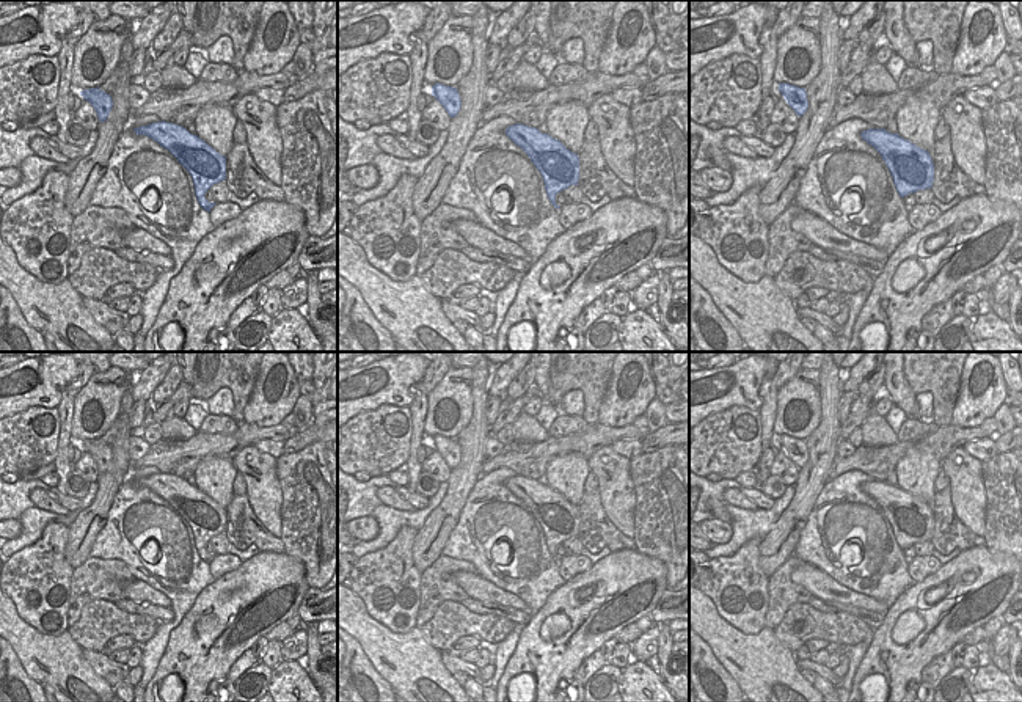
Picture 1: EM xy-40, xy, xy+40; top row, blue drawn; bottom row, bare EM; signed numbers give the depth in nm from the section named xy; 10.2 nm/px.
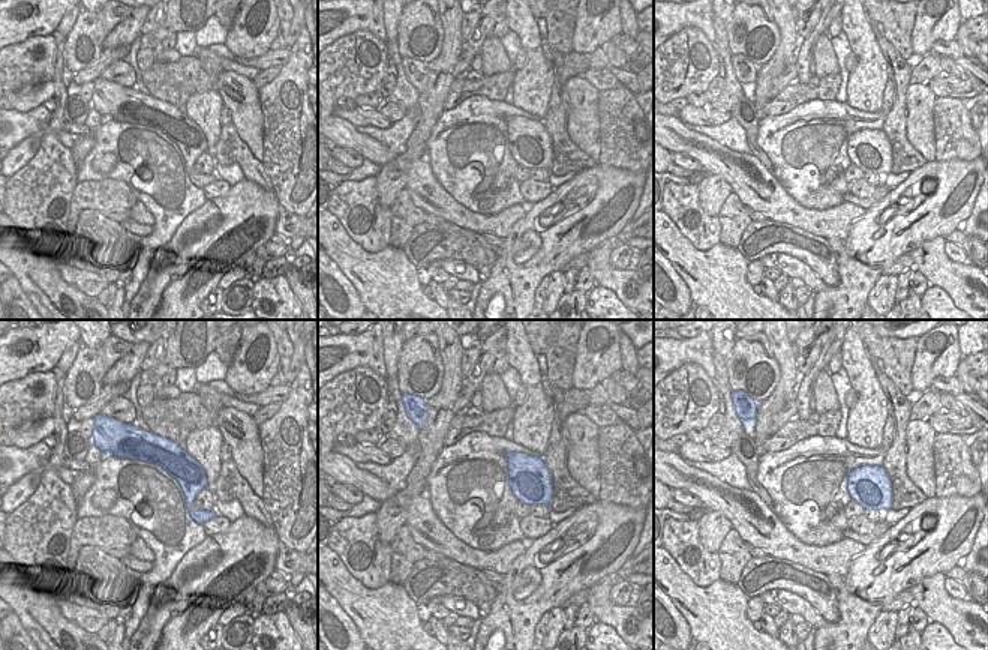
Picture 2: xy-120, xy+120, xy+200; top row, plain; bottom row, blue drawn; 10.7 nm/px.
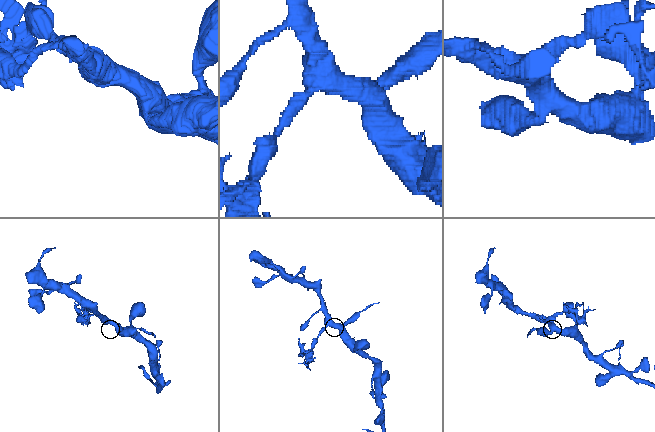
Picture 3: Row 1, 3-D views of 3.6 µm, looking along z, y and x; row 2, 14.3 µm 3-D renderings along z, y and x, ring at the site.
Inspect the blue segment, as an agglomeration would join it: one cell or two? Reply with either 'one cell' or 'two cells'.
two cells

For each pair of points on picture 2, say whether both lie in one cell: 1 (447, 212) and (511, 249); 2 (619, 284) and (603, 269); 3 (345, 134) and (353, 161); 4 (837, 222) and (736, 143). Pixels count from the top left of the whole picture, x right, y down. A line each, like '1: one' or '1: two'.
1: two
2: one
3: two
4: two

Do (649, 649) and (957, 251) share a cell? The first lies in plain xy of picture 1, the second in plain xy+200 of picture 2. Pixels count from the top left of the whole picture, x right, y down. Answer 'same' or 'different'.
same

